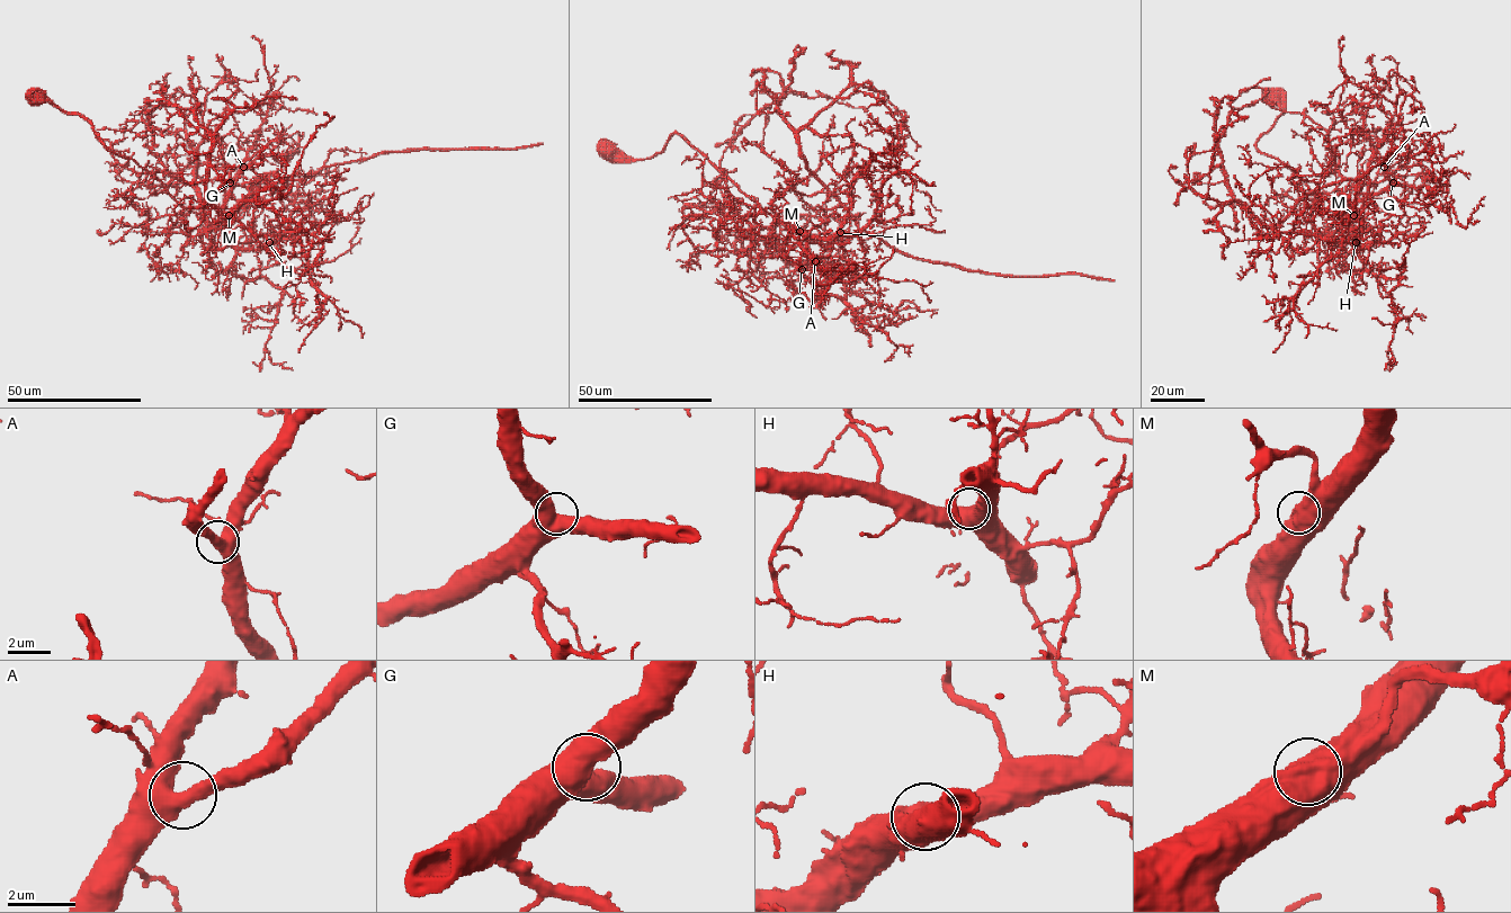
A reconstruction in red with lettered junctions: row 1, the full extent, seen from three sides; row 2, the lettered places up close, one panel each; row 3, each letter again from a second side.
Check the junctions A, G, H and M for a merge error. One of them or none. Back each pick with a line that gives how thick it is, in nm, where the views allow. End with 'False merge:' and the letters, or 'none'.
False merge: none

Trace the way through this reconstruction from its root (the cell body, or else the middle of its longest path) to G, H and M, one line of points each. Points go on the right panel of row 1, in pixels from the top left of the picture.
G: (1275, 97), (1277, 92), (1282, 113), (1255, 148), (1290, 168), (1326, 208), (1344, 214), (1393, 182)
H: (1275, 97), (1277, 92), (1282, 113), (1255, 148), (1290, 168), (1326, 208), (1341, 217), (1356, 242)
M: (1275, 97), (1277, 92), (1282, 113), (1255, 148), (1290, 168), (1344, 222), (1355, 215)

